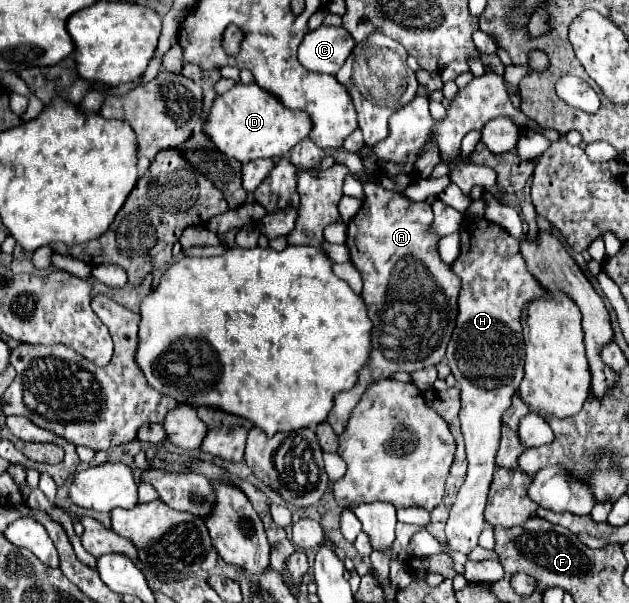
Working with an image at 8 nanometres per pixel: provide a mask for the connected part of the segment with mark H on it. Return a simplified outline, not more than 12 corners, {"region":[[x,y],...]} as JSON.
{"region":[[464,215],[456,329],[468,475],[446,523],[468,555],[502,415],[524,377],[520,313],[544,287],[518,241]]}

